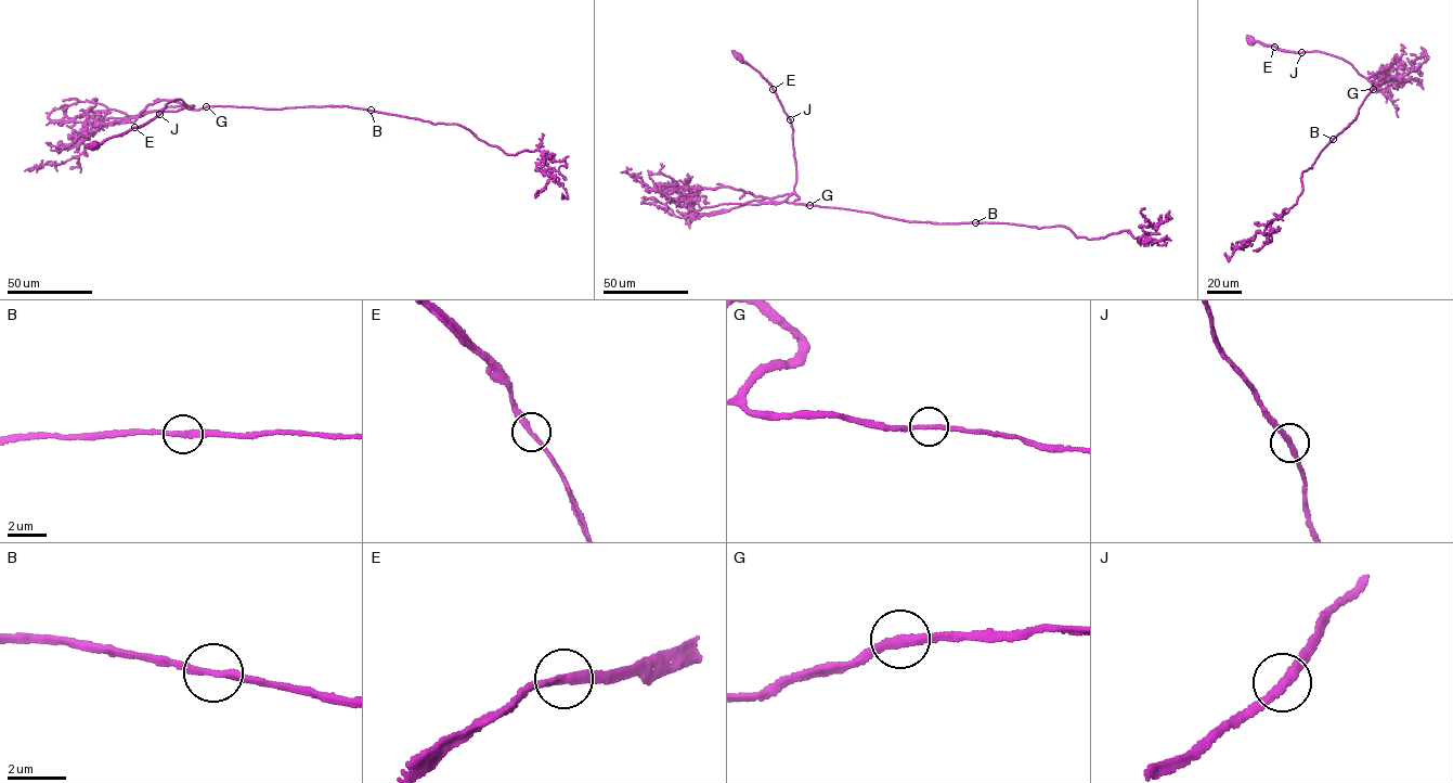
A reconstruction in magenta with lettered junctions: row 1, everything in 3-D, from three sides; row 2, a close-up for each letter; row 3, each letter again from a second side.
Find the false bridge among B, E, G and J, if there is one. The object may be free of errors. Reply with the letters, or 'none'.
none

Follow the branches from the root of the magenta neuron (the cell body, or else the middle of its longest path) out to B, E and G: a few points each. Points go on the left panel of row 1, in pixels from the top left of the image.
B: (93, 146), (148, 122), (167, 103), (176, 99), (198, 110), (216, 105), (279, 110), (345, 106), (371, 110)
E: (93, 146), (134, 127)
G: (93, 146), (148, 122), (174, 99), (193, 106), (192, 110), (207, 106)

